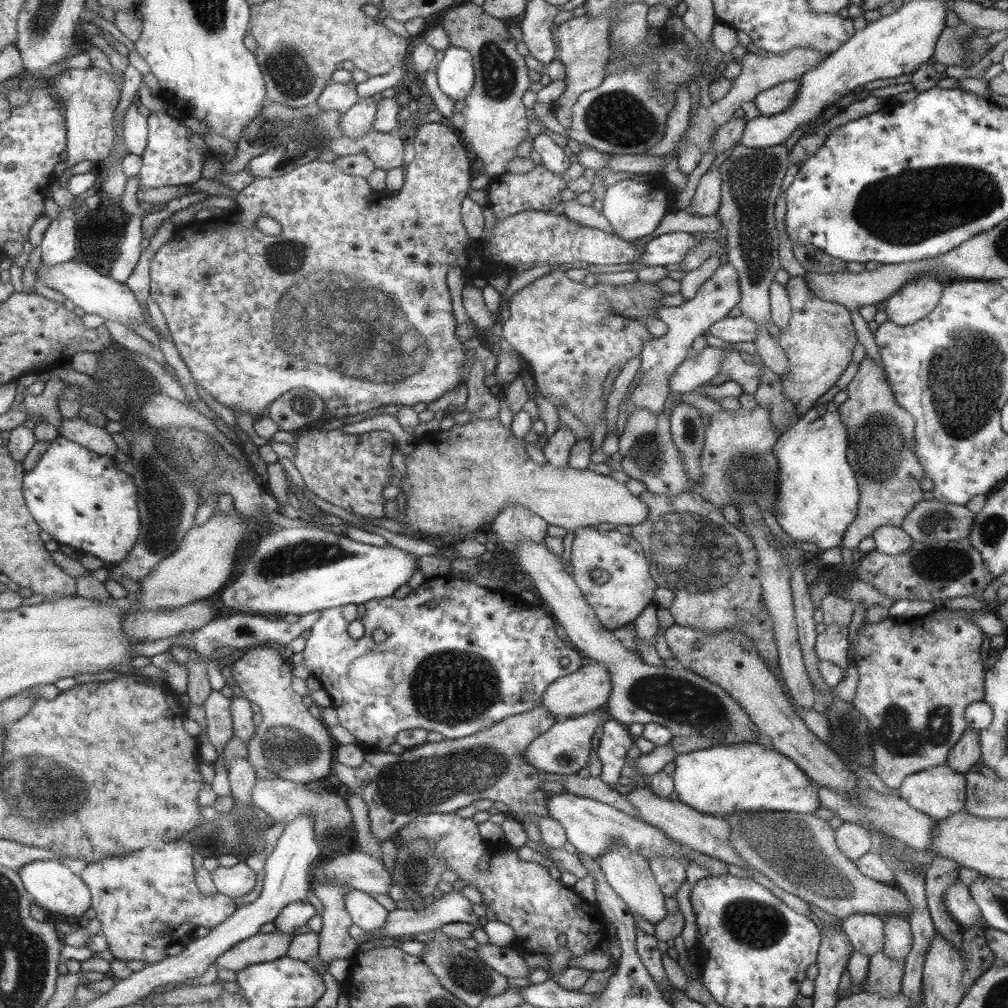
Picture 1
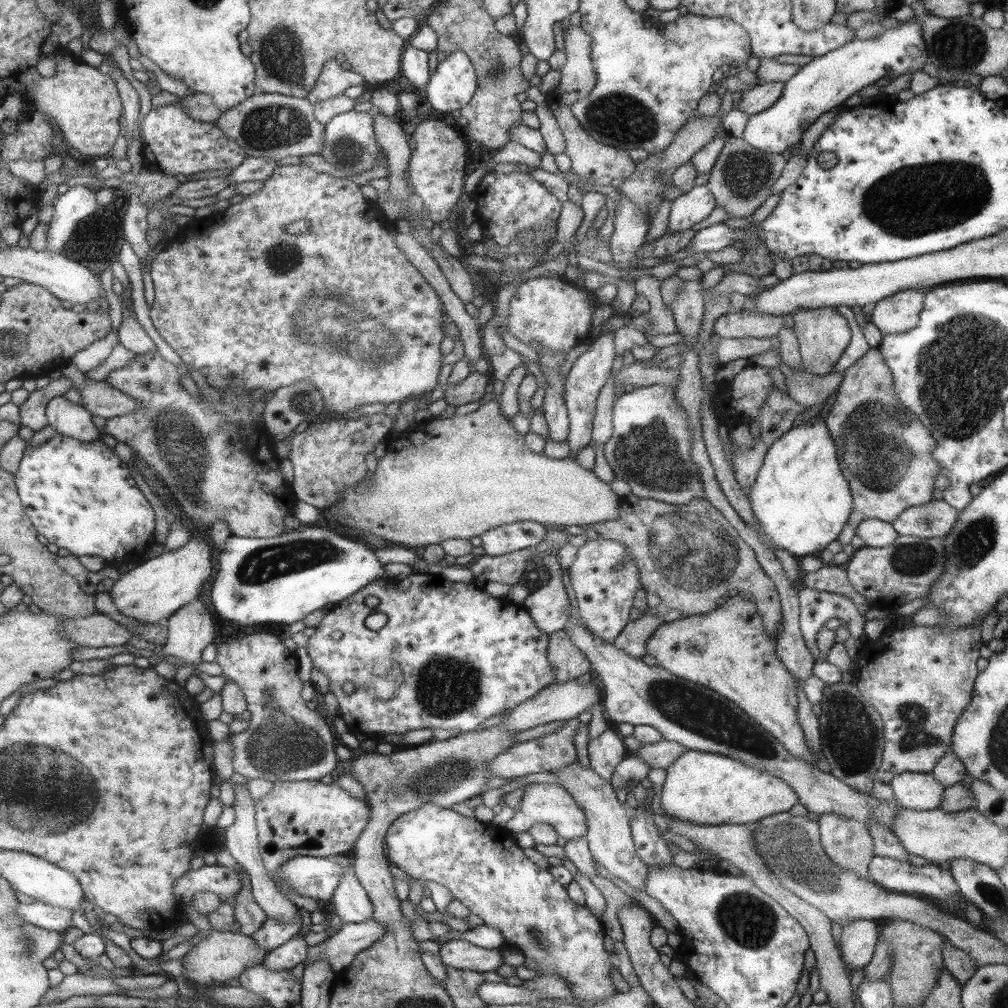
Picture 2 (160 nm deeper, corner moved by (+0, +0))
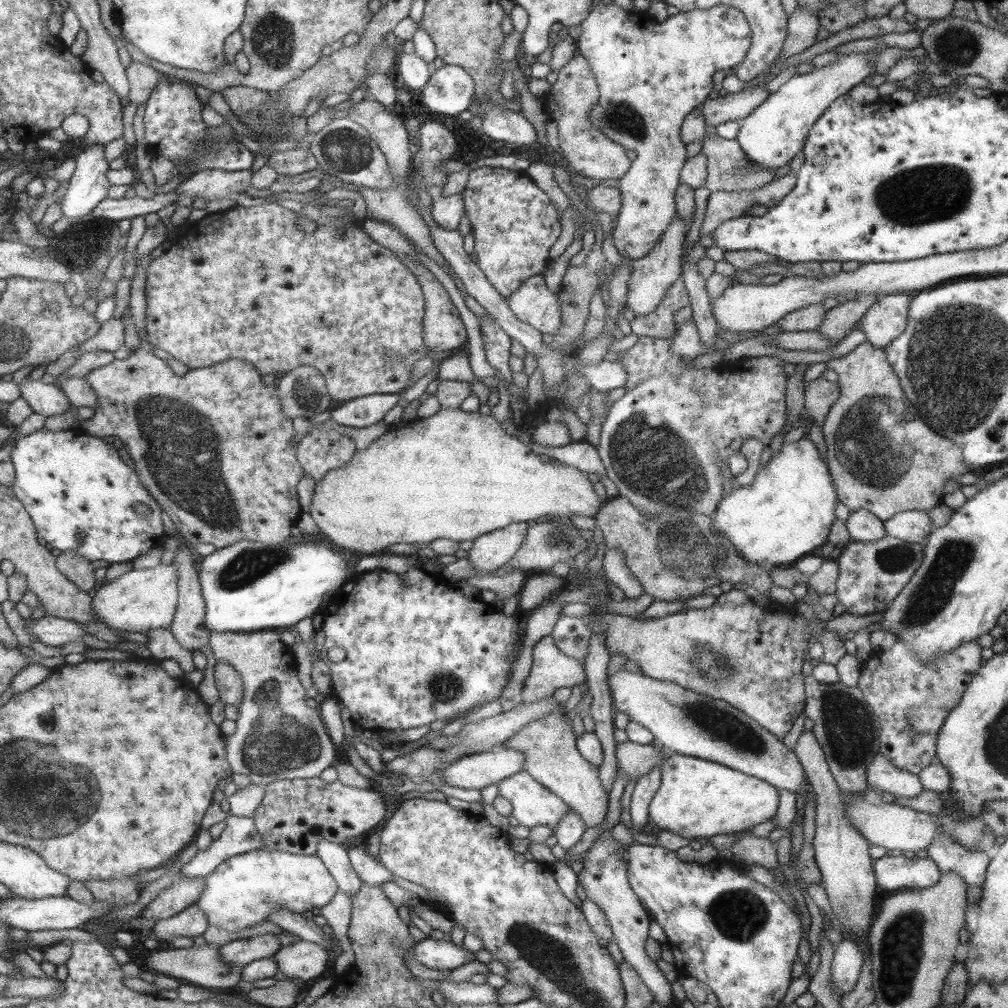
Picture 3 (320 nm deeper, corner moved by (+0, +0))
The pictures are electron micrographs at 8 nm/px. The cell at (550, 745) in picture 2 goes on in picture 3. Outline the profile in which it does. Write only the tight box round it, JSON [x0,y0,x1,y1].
[441,744,522,791]

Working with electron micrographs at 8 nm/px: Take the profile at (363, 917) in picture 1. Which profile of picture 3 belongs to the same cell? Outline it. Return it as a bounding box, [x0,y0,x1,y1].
[314,840,362,900]

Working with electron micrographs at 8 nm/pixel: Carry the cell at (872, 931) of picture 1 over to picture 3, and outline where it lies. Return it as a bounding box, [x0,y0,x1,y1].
[830,938,863,994]

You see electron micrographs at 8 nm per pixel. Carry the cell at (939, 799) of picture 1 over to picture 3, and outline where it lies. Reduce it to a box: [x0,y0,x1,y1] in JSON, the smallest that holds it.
[865,753,923,798]

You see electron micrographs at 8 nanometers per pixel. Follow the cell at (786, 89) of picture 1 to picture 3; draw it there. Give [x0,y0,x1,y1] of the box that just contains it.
[699,85,767,126]

